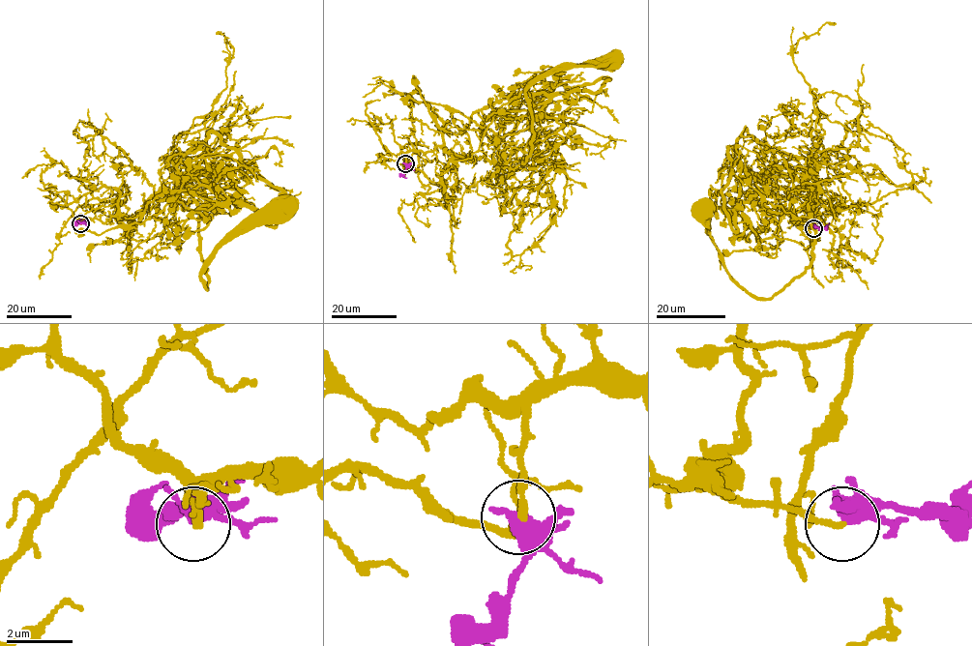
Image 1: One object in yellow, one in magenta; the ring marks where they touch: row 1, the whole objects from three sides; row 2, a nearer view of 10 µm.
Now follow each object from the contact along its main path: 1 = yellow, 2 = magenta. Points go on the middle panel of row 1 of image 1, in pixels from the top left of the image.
1: (405, 163), (409, 151), (444, 146), (463, 159), (523, 164), (534, 133), (525, 88), (561, 70), (609, 63)
2: (405, 163), (401, 175), (406, 178)

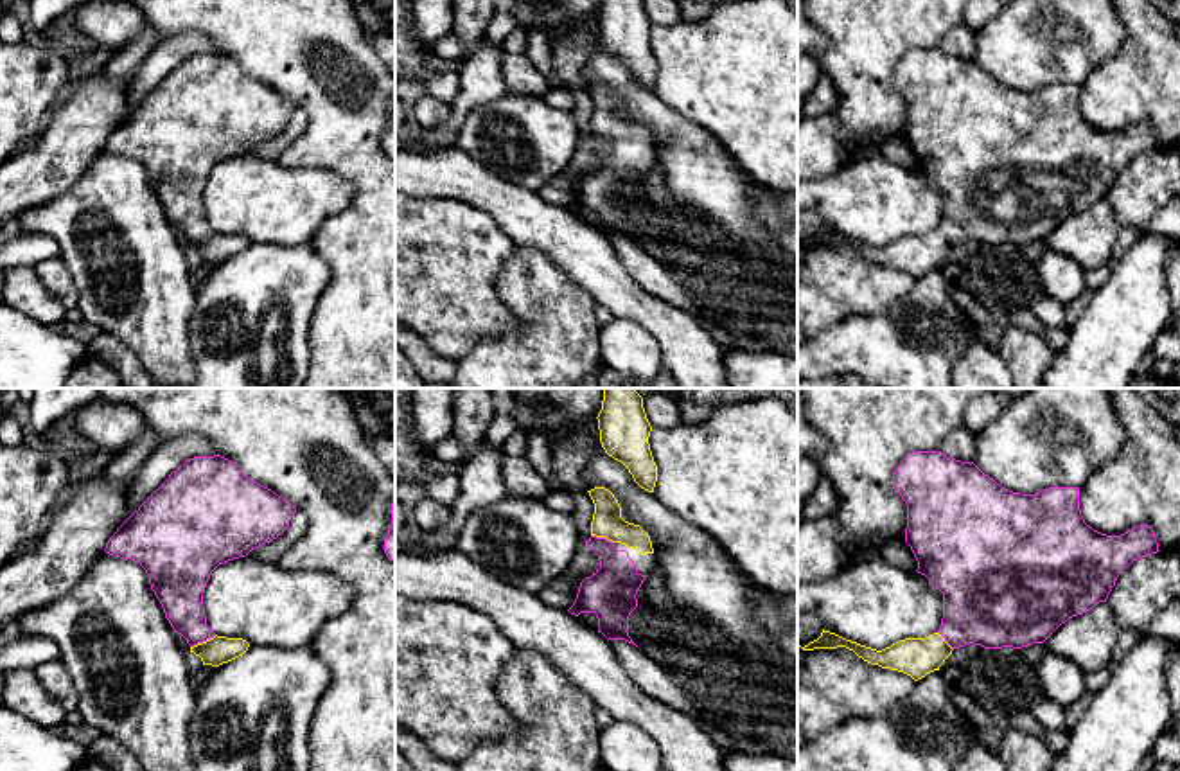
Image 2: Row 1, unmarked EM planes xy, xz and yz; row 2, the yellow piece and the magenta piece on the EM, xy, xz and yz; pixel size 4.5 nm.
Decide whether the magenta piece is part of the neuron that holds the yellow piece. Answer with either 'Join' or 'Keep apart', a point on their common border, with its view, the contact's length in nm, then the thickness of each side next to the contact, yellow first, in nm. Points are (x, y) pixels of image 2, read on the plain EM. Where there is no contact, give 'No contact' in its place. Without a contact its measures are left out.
Join. Touches yellow at xy (203, 239). Shared border 130 nm. Thickness 130 nm (yellow) against 200 nm

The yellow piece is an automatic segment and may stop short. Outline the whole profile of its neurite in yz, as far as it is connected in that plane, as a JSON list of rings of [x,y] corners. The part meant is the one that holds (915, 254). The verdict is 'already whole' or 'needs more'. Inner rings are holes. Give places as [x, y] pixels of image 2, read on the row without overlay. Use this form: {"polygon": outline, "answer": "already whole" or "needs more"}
{"polygon": [[[938,49],[909,50],[893,72],[893,84],[907,102],[905,140],[911,144],[918,171],[943,191],[939,226],[925,235],[905,235],[882,248],[824,228],[803,248],[846,244],[882,266],[911,273],[914,279],[939,268],[954,246],[968,241],[984,246],[1022,246],[1044,241],[1069,216],[1106,199],[1117,174],[1137,156],[1160,149],[1155,129],[1139,122],[1121,133],[1106,133],[1088,124],[1079,108],[1079,84],[1049,84],[1036,92],[1004,86],[973,59],[961,59]]], "answer": "needs more"}

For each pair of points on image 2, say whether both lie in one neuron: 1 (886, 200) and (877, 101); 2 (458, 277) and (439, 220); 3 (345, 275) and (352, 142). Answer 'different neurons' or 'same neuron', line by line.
1: different neurons
2: same neuron
3: same neuron

